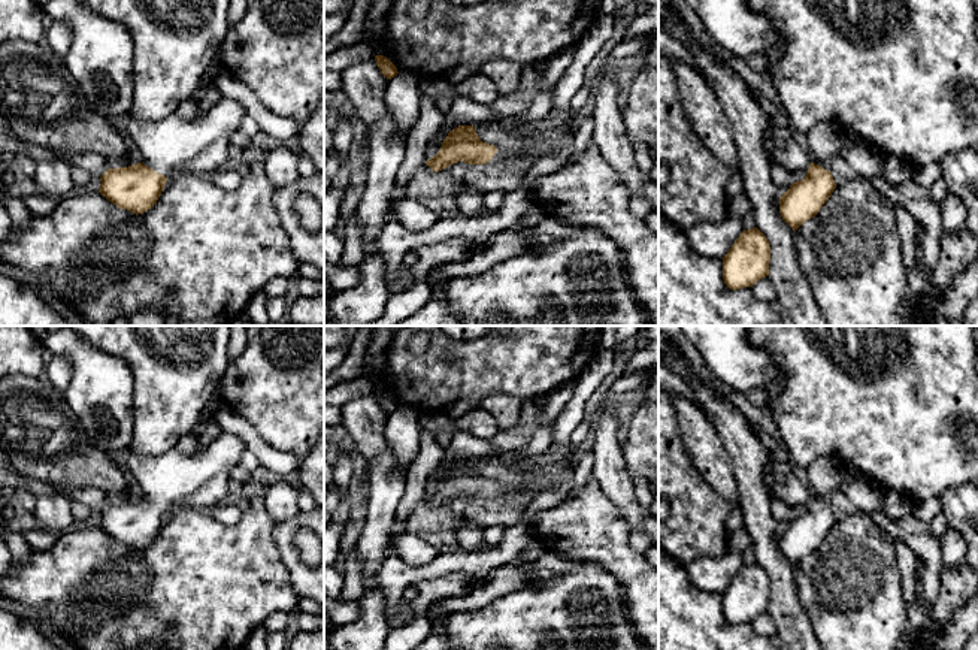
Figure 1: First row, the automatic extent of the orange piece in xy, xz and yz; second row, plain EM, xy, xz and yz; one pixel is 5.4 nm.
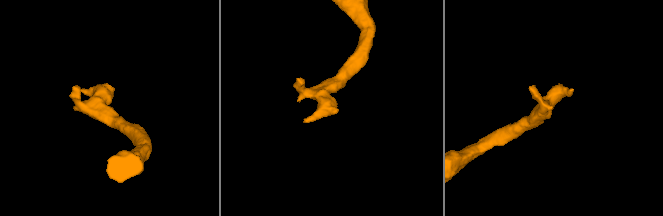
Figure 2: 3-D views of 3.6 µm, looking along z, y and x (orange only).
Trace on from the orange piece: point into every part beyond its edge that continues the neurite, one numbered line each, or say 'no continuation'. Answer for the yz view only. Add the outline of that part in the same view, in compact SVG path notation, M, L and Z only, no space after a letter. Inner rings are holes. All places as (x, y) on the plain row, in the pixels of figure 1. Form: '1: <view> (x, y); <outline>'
1: yz (824, 474); M820 456L806 466L812 498L830 505L832 495L841 489L847 469L829 456Z

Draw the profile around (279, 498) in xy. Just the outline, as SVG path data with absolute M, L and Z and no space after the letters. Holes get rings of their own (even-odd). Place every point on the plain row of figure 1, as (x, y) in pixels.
M278 480L263 489L266 510L275 523L290 520L300 513L297 505L299 490L300 487L290 480Z

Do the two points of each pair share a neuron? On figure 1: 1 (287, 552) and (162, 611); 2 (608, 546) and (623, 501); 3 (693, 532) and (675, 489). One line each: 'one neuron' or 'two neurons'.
1: two neurons
2: two neurons
3: one neuron

